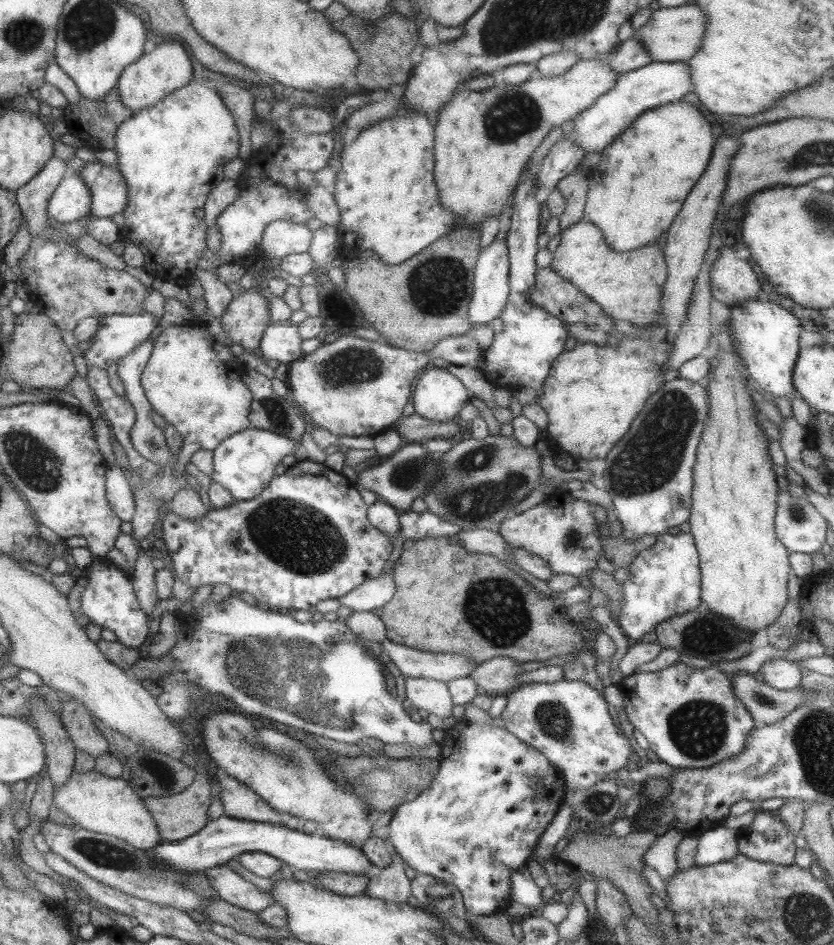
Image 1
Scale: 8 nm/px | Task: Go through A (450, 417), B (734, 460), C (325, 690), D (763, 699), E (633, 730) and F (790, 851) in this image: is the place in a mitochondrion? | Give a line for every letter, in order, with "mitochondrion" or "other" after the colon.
A: other
B: other
C: mitochondrion
D: mitochondrion
E: other
F: other

